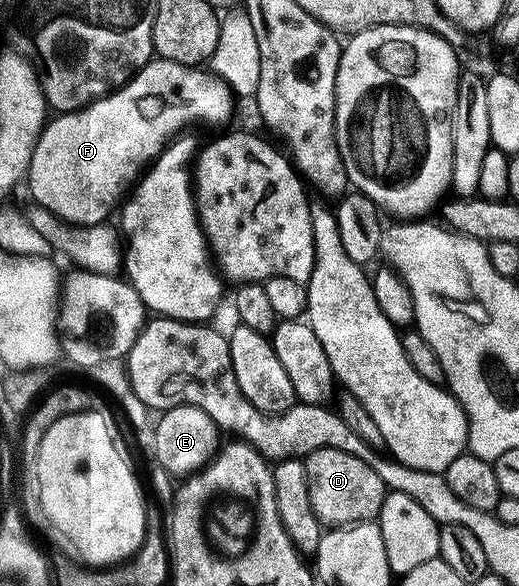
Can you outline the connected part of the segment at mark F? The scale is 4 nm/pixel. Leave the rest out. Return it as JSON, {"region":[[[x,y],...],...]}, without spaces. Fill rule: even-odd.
{"region":[[[152,59],[126,85],[106,97],[100,97],[74,113],[60,113],[54,118],[56,121],[48,120],[39,134],[25,176],[25,185],[27,183],[31,188],[30,200],[73,226],[104,222],[109,218],[111,208],[120,204],[140,170],[150,166],[169,142],[186,130],[183,129],[186,125],[219,125],[230,119],[233,90],[215,73],[203,71],[199,67]]]}

